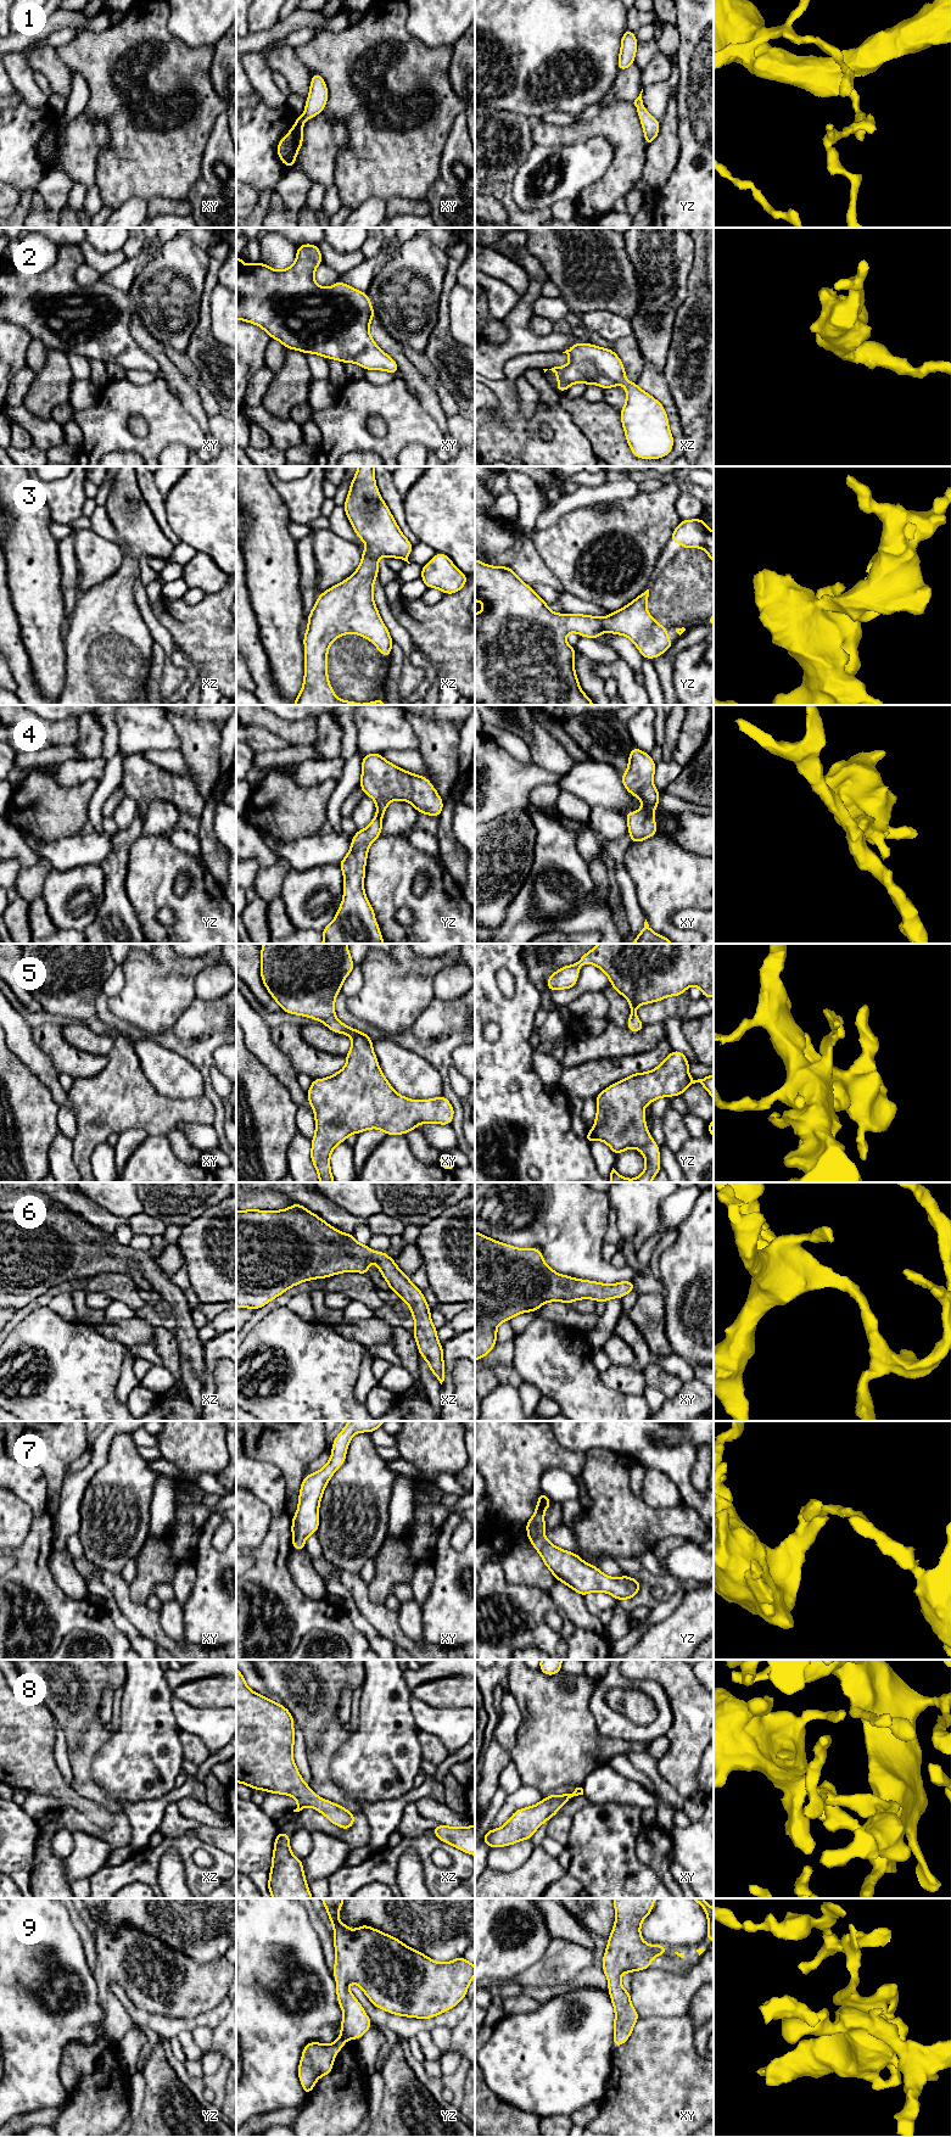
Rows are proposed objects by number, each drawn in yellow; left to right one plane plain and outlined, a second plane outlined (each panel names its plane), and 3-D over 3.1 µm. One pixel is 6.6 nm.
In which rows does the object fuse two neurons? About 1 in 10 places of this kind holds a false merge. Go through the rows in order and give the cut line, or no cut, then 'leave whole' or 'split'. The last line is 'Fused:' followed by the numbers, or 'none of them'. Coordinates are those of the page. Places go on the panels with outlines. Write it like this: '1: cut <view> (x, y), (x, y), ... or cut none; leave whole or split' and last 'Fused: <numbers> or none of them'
1: cut none; leave whole
2: cut none; leave whole
3: cut none; leave whole
4: cut none; leave whole
5: cut none; leave whole
6: cut none; leave whole
7: cut none; leave whole
8: cut none; leave whole
9: cut none; leave whole
Fused: none of them

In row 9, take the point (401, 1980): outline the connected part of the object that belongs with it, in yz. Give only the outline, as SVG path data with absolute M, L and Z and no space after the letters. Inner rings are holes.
M321 1898L334 1926L336 1959L332 1974L336 1977L337 2003L343 2012L341 2035L332 2044L308 2042L304 2046L298 2065L298 2079L304 2096L312 2092L320 2076L331 2072L335 2055L346 2041L360 2038L373 2026L363 2007L348 1990L348 1982L357 1984L376 2008L399 2016L431 2019L464 1999L475 1976L475 1965L469 1963L464 1956L452 1962L438 1963L369 1925L360 1925L352 1931L339 1920L339 1911L343 1901L345 1898Z

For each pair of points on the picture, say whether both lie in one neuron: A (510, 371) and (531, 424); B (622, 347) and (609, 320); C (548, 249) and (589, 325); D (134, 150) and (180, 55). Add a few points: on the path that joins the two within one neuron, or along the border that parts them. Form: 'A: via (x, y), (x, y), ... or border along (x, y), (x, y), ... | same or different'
A: border along (505, 378), (515, 382) | different
B: border along (631, 334), (620, 336), (613, 342) | different
C: border along (611, 312), (587, 311), (580, 315) | different
D: via (166, 135), (197, 118), (203, 100), (195, 87) | same

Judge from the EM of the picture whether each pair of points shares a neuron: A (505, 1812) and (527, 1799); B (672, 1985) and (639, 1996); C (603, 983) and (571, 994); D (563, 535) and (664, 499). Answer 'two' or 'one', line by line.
A: one
B: one
C: one
D: one

